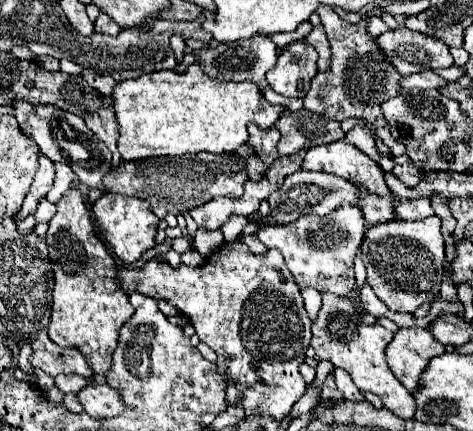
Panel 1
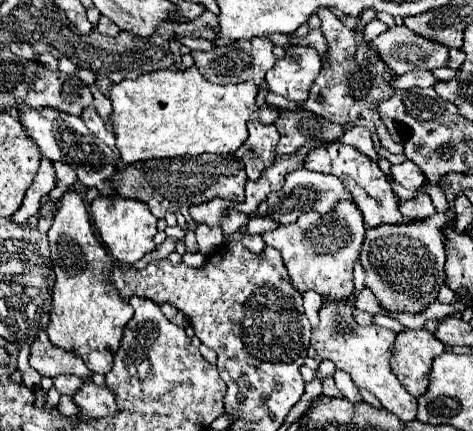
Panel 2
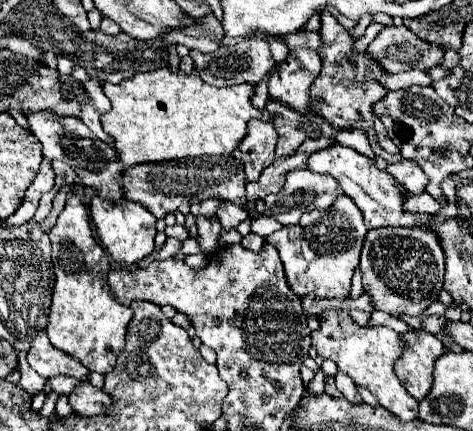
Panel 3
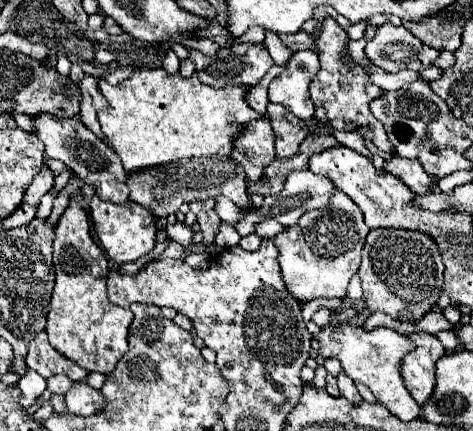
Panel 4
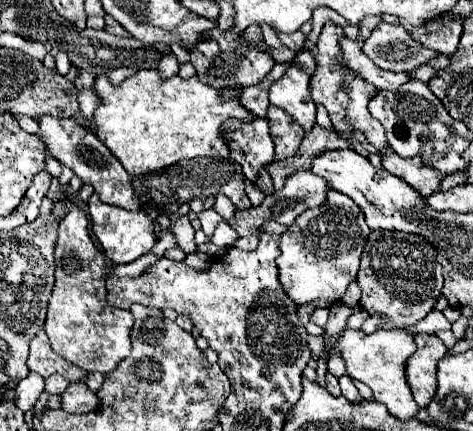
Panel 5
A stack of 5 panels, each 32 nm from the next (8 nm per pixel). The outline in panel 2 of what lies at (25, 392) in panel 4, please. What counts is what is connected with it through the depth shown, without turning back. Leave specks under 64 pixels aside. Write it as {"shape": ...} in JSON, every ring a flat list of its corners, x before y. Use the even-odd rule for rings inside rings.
{"shape":[[28,348,20,350,20,354,18,354,18,370,22,374,22,384,26,388,30,388,30,390,38,390,40,382,42,382,42,376,36,370,32,370,32,366,28,364,28,354,30,354]]}

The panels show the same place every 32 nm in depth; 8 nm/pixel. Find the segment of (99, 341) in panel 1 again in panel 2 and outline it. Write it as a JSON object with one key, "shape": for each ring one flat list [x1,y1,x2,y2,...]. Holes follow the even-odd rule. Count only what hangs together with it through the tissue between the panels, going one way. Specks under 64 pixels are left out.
{"shape":[[68,190,62,200,62,208,58,210,52,228,48,230,50,238,50,250,52,250,52,268,56,272,56,286,52,290,52,308,50,308,50,322,48,322,48,338,54,346,64,348,68,352,80,354,84,364,90,372,108,374,114,364,114,354,120,348,120,340,124,334,124,326,132,318,134,310,130,304,126,304,118,292,114,290,110,282,112,272,112,258,106,252,106,248,96,240,90,224,90,214,76,190]]}

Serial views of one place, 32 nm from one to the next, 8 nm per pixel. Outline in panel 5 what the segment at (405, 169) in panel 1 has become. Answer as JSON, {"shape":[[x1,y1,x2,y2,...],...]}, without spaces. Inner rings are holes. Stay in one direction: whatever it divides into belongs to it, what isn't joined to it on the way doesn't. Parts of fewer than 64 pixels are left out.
{"shape":[[382,148,380,150,380,158,382,158,382,168,386,168,394,176,406,180,424,198,440,192,440,182,448,176,448,174,436,172,436,168,424,164,422,156,402,158,396,152,392,152,392,148]]}

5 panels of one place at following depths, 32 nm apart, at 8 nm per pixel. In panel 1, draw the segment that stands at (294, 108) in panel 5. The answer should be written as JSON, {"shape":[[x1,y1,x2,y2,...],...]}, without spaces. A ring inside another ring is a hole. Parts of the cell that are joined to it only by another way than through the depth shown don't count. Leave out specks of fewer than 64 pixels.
{"shape":[[298,40,282,48,276,66,268,72,270,88,288,98,304,98,310,90,310,80,318,74,316,50],[302,84,302,88,298,88]]}

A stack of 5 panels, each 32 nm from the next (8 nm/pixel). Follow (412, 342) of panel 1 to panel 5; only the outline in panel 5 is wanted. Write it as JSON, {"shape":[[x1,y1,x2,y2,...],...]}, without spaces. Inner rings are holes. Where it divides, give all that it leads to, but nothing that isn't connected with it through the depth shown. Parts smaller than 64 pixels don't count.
{"shape":[[434,334,416,336,416,346,418,350,406,366,406,378,416,404,420,408,426,408,428,400,432,400,436,394,436,364,440,358,444,358,448,348]]}

